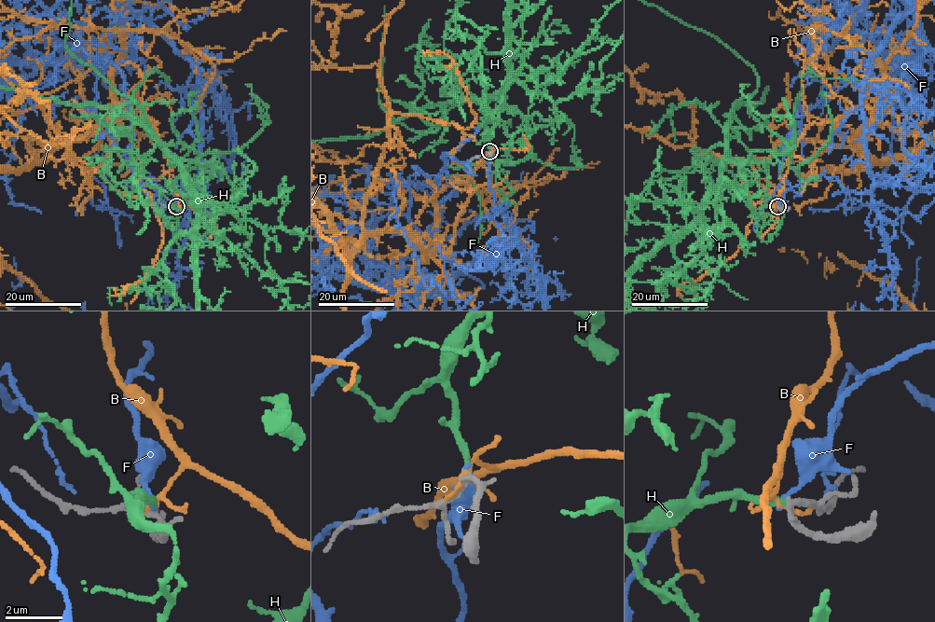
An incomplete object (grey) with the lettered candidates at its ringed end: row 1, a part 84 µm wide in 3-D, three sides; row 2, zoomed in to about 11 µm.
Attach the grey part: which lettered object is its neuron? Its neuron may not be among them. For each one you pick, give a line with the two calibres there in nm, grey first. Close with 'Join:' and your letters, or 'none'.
H: Thickness 160 nm (grey) against 240 nm
Join: H

